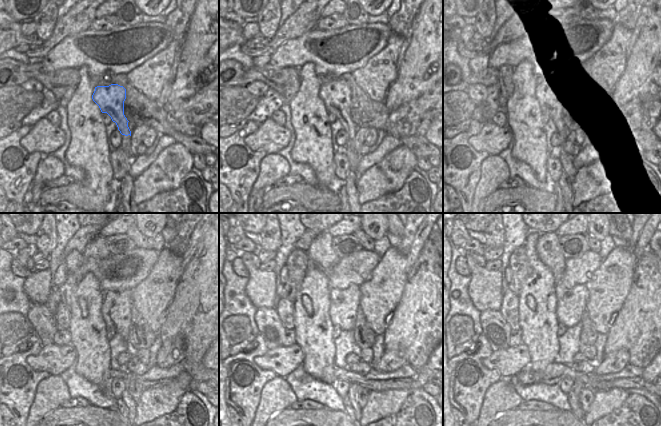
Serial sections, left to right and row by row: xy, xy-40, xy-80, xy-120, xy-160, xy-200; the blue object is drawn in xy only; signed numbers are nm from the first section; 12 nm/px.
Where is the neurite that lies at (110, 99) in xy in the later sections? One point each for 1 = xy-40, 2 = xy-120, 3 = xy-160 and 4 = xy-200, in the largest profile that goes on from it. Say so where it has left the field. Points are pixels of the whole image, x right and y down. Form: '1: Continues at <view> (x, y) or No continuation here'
1: Continues at xy-40 (336, 95)
2: Continues at xy-120 (116, 310)
3: Continues at xy-160 (344, 304)
4: Continues at xy-200 (571, 303)

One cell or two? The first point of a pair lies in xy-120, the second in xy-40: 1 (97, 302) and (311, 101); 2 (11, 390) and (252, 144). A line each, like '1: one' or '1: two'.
1: one
2: two

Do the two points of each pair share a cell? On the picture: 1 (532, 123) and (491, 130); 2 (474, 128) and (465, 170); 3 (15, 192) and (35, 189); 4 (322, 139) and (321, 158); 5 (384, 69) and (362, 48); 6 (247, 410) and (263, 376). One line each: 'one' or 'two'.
1: two
2: one
3: two
4: one
5: two
6: one

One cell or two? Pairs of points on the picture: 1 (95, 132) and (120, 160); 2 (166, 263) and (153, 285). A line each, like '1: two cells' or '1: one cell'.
1: two cells
2: one cell

